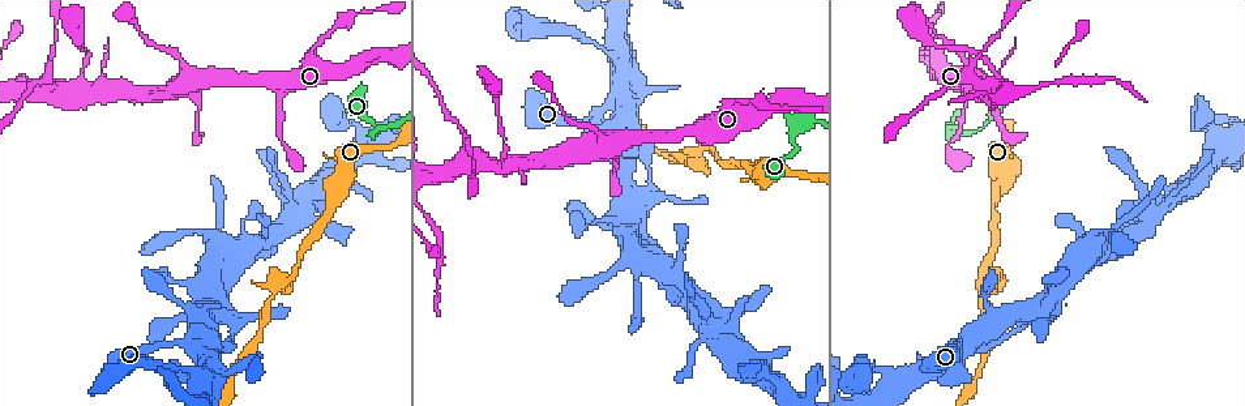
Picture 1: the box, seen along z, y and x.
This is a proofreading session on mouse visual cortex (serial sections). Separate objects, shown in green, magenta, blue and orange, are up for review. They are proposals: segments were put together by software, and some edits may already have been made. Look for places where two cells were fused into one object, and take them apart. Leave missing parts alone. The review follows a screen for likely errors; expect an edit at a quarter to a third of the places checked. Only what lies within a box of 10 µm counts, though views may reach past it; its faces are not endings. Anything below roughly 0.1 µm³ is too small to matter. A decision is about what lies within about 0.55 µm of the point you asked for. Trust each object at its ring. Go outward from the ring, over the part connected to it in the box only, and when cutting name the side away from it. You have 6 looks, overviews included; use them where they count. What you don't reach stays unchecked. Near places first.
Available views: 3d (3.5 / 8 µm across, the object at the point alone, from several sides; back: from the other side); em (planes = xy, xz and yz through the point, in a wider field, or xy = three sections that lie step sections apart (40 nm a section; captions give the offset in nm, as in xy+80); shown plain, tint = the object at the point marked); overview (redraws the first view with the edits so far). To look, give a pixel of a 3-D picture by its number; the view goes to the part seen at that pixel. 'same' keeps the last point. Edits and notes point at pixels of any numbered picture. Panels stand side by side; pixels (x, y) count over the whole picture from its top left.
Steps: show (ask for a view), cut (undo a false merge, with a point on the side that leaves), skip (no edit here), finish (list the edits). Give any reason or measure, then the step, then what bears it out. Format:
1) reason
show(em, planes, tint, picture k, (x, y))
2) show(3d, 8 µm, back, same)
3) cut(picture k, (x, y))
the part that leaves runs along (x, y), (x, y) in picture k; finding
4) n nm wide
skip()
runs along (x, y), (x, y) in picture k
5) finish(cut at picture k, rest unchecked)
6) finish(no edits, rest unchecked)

calibre changes
show(3d, 8 µm, picture 1, (278, 104))

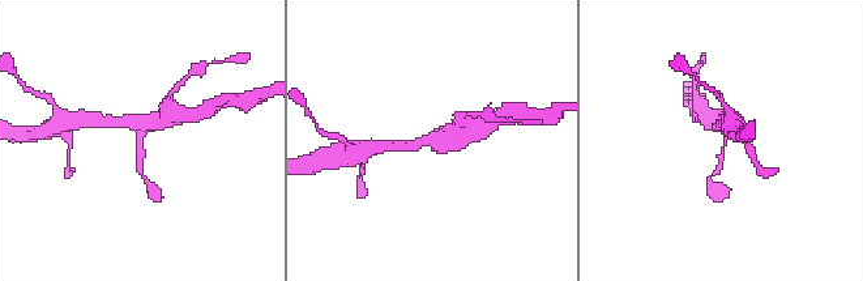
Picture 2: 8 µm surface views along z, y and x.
zoom in
show(3d, 3.5 µm, same)

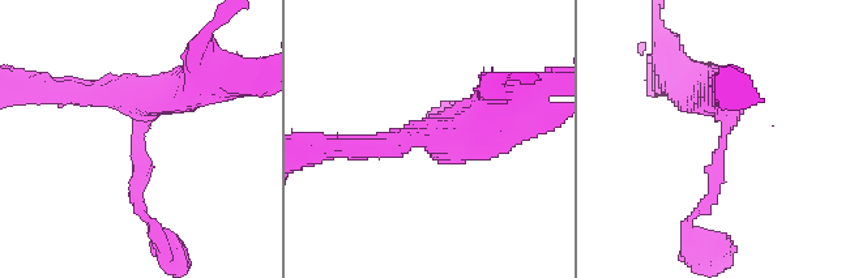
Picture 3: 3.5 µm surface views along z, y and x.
need the tissue
show(em, xy, step 3, tint, picture 3, (721, 137))

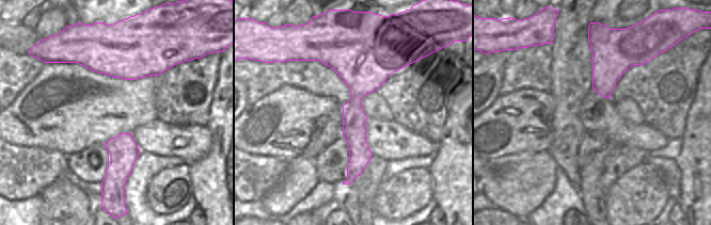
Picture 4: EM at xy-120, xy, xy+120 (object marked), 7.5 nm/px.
skip()
runs along (188, 88), (140, 119), (140, 212) in picture 3; continuous, no second cell

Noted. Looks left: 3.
thick turns thin
show(3d, 8 µm, back, picture 1, (374, 60))

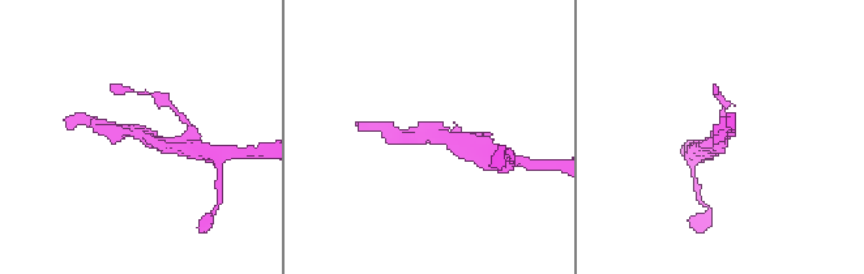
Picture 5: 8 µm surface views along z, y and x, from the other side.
show(em, xy, step 3, tint, same)

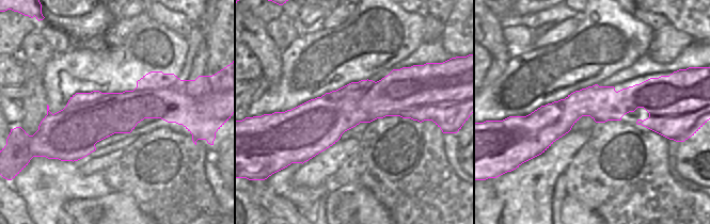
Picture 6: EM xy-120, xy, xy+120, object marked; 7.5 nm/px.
skip()
runs along (425, 102), (284, 120) in picture 6; continuous, no second cell

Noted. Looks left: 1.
finish(no edits, rest unchecked)

